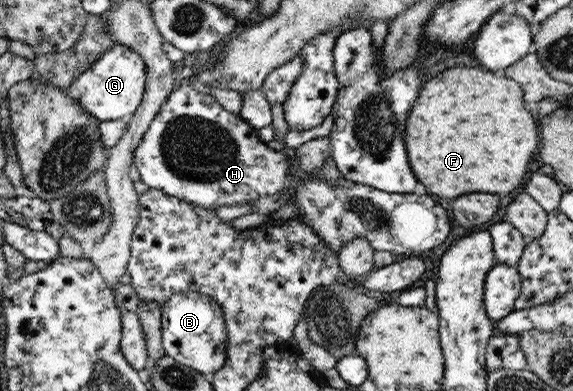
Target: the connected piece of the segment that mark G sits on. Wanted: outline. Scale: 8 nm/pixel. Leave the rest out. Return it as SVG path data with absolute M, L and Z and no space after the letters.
M116 43L64 90L67 96L79 102L88 114L101 123L133 116L146 96L146 80L147 65L142 55L129 46Z

